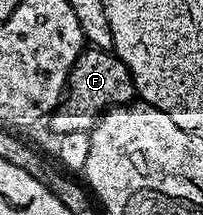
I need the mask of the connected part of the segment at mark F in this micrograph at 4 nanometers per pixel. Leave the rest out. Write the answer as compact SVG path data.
M86 45L69 73L67 93L62 97L60 106L49 115L47 125L57 136L80 130L90 131L110 106L128 106L134 98L133 77L127 64L123 64L123 60L119 60L112 50Z

